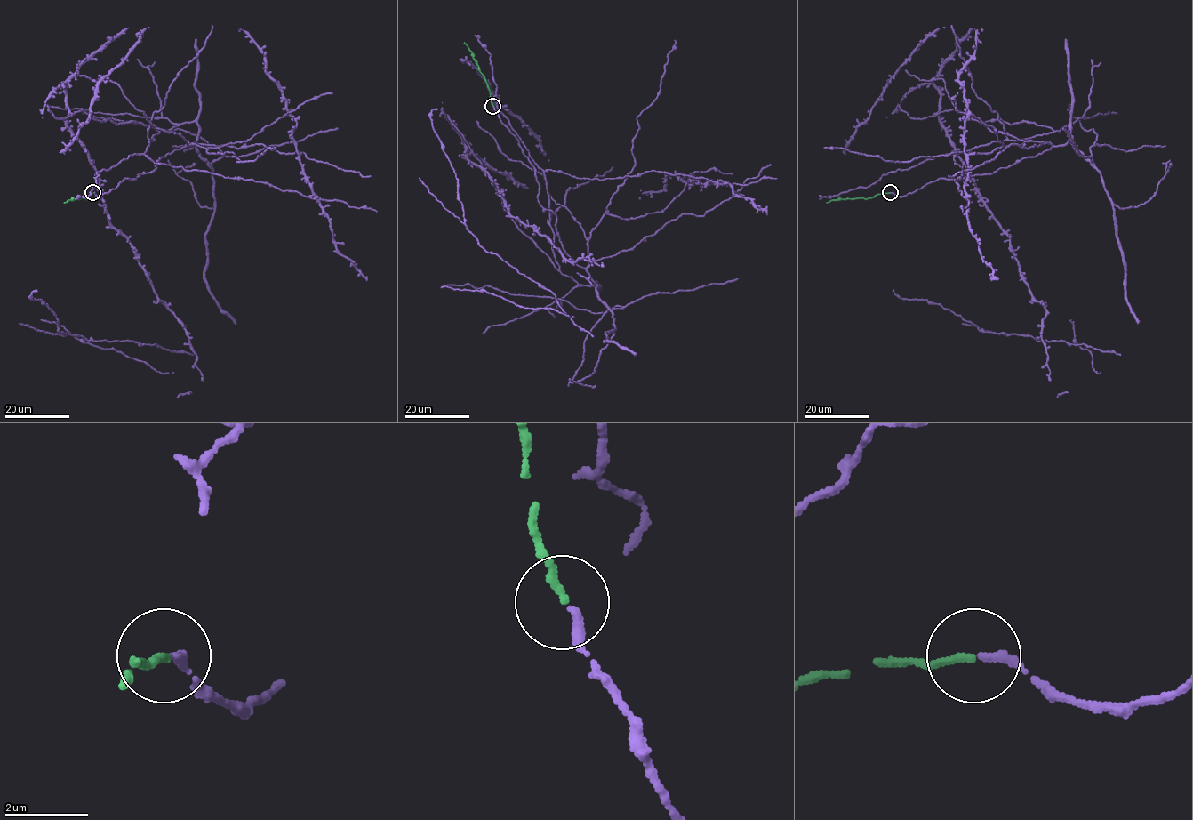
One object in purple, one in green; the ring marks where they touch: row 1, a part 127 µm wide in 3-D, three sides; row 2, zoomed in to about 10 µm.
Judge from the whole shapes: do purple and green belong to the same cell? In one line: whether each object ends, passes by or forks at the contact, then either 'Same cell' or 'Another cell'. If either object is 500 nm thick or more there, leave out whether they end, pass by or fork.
At the ring purple ends. At the ring green ends. Same cell

